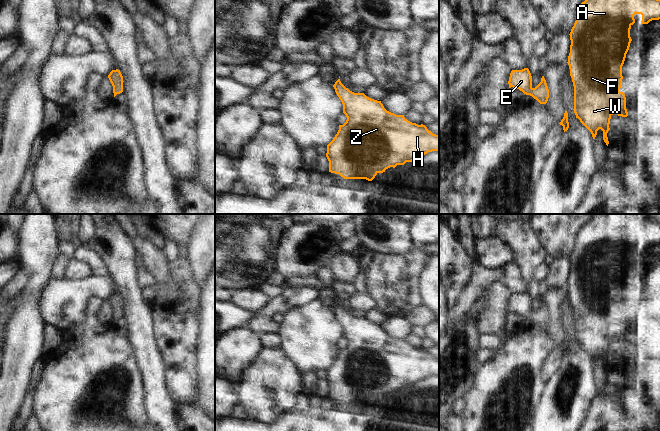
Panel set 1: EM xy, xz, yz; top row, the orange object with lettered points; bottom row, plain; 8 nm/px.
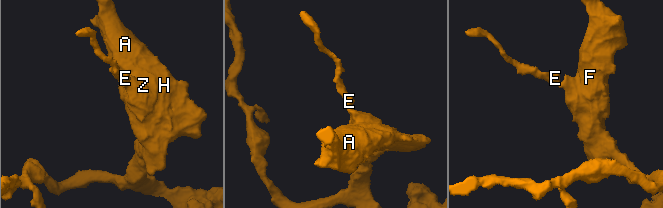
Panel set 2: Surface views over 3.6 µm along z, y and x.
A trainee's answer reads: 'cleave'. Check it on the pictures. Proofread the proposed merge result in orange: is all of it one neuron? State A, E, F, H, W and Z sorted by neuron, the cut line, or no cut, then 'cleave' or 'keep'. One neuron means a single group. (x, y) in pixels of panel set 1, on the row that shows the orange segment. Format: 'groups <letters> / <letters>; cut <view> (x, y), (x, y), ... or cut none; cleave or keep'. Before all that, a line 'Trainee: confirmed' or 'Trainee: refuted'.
Trainee: refuted
groups A E F H W Z; cut none; keep

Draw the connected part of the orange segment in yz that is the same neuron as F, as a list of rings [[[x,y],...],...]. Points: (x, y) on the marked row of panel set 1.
[[[585,0],[576,12],[576,21],[570,32],[570,53],[568,65],[574,86],[574,113],[576,118],[591,132],[593,139],[597,131],[603,131],[603,140],[608,146],[607,133],[613,114],[627,117],[626,97],[620,92],[622,86],[622,66],[632,41],[631,26],[635,23],[634,15],[642,15],[642,24],[660,19],[660,0]]]

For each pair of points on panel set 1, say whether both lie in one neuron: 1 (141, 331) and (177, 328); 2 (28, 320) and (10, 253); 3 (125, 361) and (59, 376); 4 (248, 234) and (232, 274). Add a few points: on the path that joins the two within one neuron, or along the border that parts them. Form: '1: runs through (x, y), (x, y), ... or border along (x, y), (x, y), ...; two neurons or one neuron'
1: border along (147, 307), (156, 348), (160, 352); two neurons
2: border along (17, 235), (18, 259); two neurons
3: runs through (109, 363), (100, 367), (91, 376), (75, 376); one neuron
4: runs through (245, 244), (233, 256), (233, 264); one neuron

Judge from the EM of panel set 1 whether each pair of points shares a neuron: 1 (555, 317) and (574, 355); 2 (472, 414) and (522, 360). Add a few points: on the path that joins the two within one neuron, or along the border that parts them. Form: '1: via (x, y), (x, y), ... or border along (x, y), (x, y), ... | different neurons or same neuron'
1: border along (561, 311), (566, 334) | different neurons
2: via (485, 401), (512, 373) | same neuron

